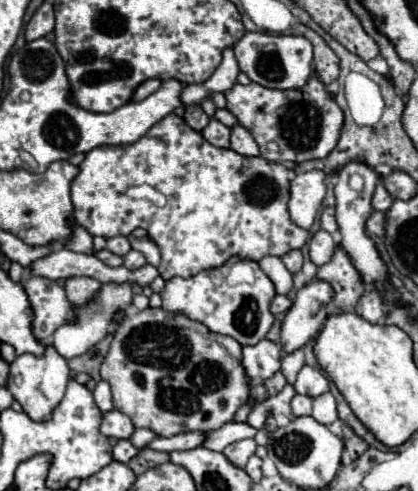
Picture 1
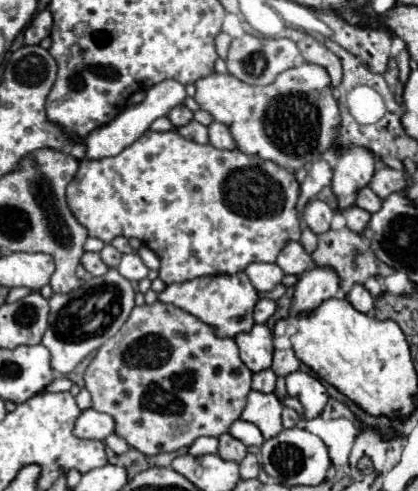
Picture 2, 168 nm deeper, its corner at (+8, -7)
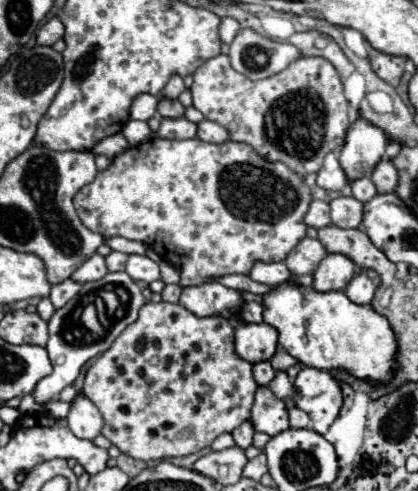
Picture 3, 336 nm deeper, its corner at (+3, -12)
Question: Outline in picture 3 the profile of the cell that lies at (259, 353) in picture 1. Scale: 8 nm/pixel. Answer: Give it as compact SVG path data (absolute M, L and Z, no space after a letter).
M237 324L235 326L235 352L251 362L271 360L277 350L277 330L269 324Z

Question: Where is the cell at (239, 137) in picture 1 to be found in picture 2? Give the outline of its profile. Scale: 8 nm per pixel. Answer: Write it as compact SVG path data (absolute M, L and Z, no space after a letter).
M212 121L208 125L208 137L210 137L210 145L214 145L218 149L236 149L236 143L234 143L228 127L218 121Z

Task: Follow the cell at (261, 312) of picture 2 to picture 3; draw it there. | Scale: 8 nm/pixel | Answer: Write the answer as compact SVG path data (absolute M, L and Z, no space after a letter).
M245 302L243 304L243 308L241 308L241 318L245 320L245 322L255 322L255 324L259 324L259 322L263 322L263 304L259 304L259 302Z

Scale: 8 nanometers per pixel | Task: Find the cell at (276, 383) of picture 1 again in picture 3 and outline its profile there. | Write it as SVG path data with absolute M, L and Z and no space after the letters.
M259 362L259 364L253 366L253 378L255 378L255 382L257 382L259 386L269 386L271 380L275 378L275 374L277 374L277 372L271 368L269 362Z

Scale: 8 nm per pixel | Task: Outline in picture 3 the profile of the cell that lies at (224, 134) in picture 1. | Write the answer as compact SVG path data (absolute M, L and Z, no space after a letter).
M161 118L161 128L155 134L159 138L171 138L171 140L189 140L197 138L197 124L189 122L187 118Z

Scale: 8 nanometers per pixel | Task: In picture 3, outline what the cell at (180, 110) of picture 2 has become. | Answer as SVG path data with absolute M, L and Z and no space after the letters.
M159 96L157 112L159 112L163 118L181 118L181 116L185 114L185 108L181 106L179 100L165 100L165 98Z

